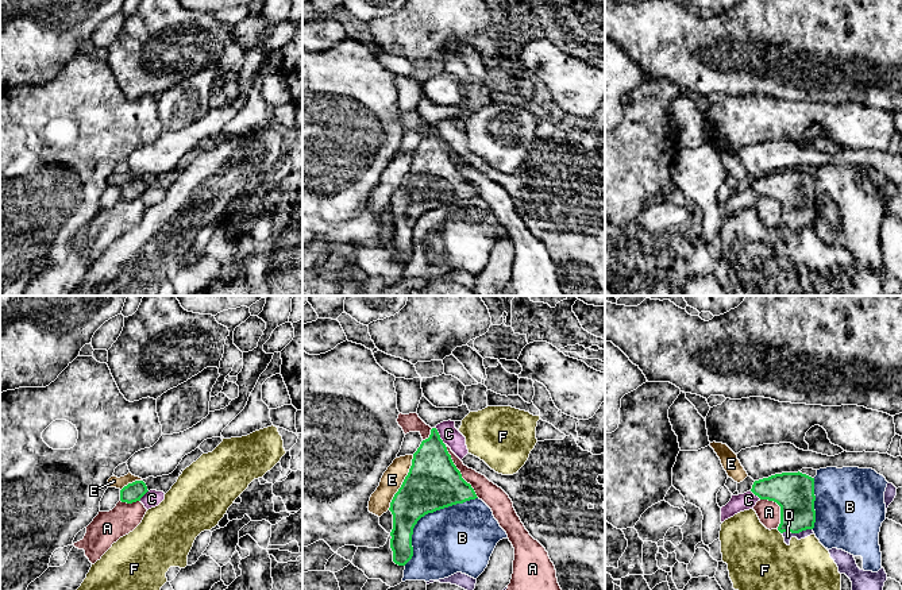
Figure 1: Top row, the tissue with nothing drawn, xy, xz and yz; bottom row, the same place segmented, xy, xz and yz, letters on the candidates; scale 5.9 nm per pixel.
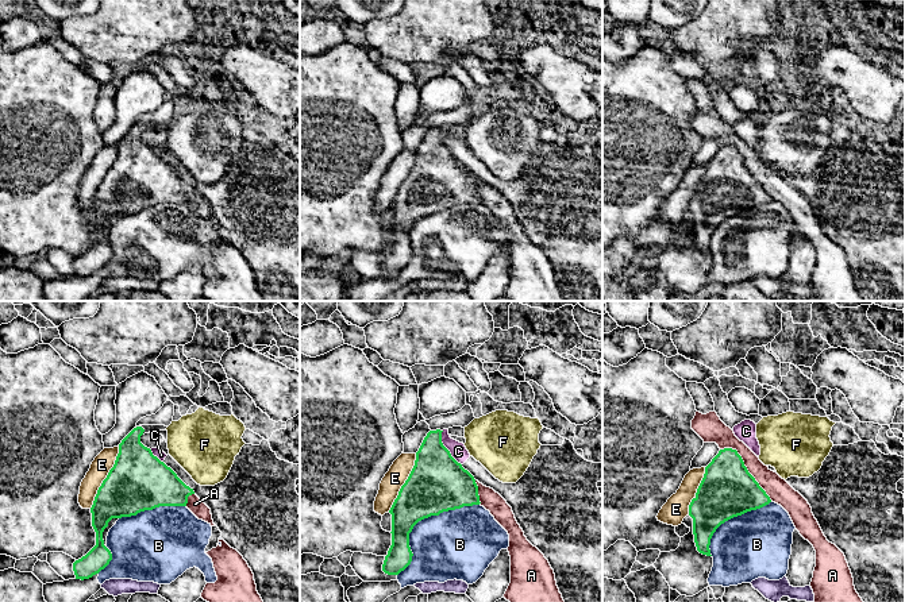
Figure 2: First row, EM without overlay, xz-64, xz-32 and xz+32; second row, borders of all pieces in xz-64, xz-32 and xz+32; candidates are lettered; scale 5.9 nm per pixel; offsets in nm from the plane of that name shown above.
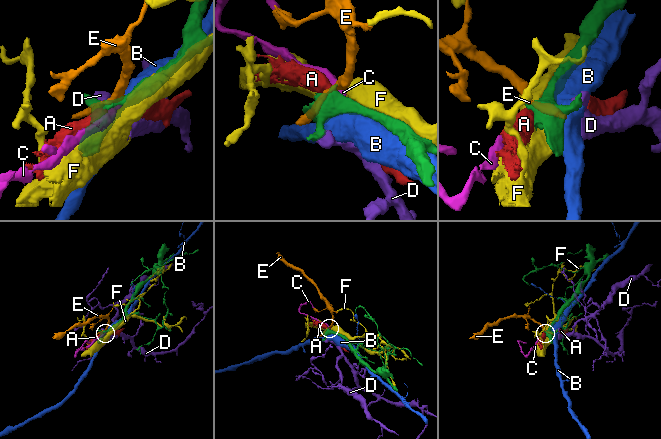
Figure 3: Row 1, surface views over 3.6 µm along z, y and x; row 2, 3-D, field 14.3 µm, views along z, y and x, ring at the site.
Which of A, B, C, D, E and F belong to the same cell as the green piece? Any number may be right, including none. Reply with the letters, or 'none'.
none

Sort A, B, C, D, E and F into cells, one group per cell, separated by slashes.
A / B / C / D F / E

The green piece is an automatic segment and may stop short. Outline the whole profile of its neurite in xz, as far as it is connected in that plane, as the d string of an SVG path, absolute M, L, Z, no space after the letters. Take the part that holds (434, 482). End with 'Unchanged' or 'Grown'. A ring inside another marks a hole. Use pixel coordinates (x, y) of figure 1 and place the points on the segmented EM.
M436 428L413 454L412 466L394 494L390 548L393 562L405 566L413 556L412 535L417 521L428 513L478 498L454 464Z. Unchanged

